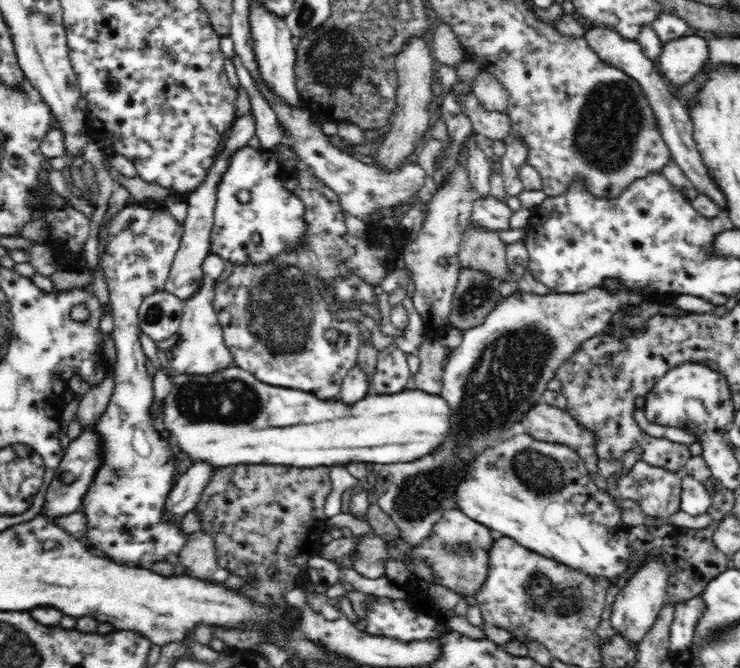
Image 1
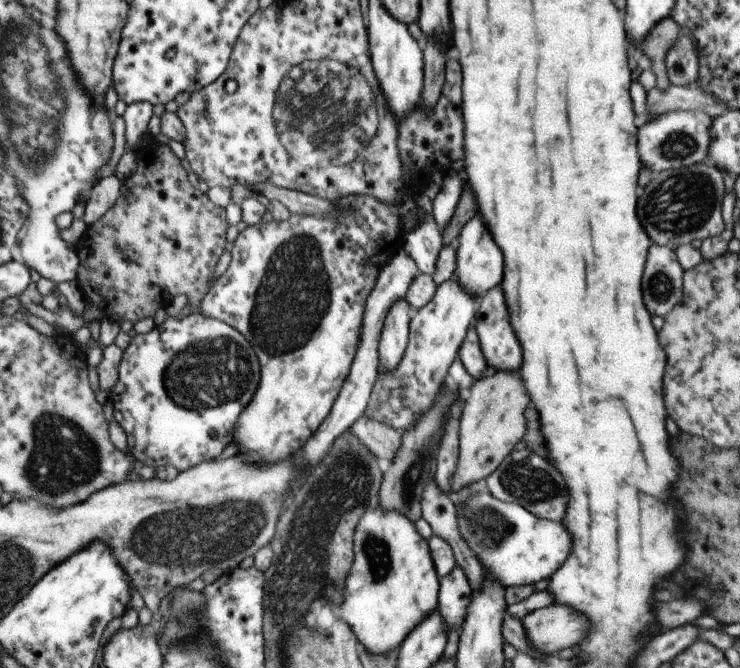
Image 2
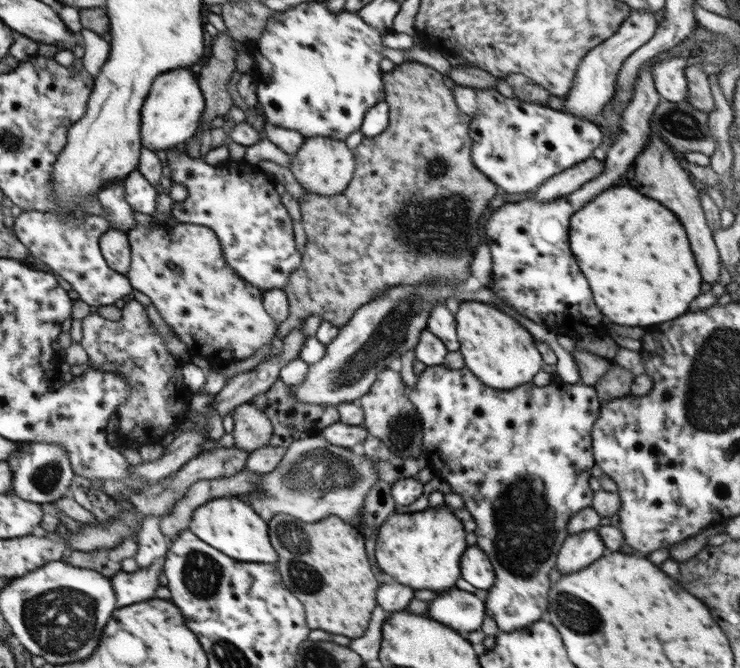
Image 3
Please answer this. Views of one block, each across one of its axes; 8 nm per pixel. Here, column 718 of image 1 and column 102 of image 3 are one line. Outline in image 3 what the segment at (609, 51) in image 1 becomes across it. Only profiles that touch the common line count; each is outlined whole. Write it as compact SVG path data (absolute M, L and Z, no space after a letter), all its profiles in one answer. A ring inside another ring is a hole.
M113 180L112 183L97 192L97 199L106 209L105 218L111 229L118 229L128 234L130 229L137 225L135 211L128 204L125 197L125 184L122 180Z

